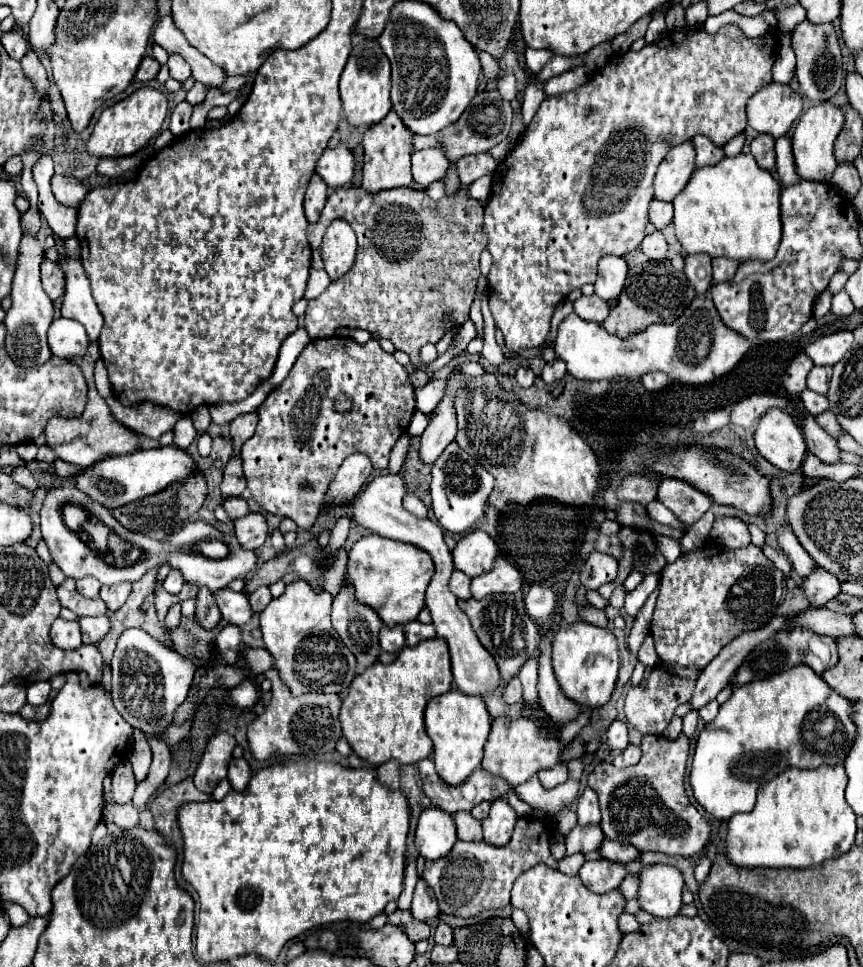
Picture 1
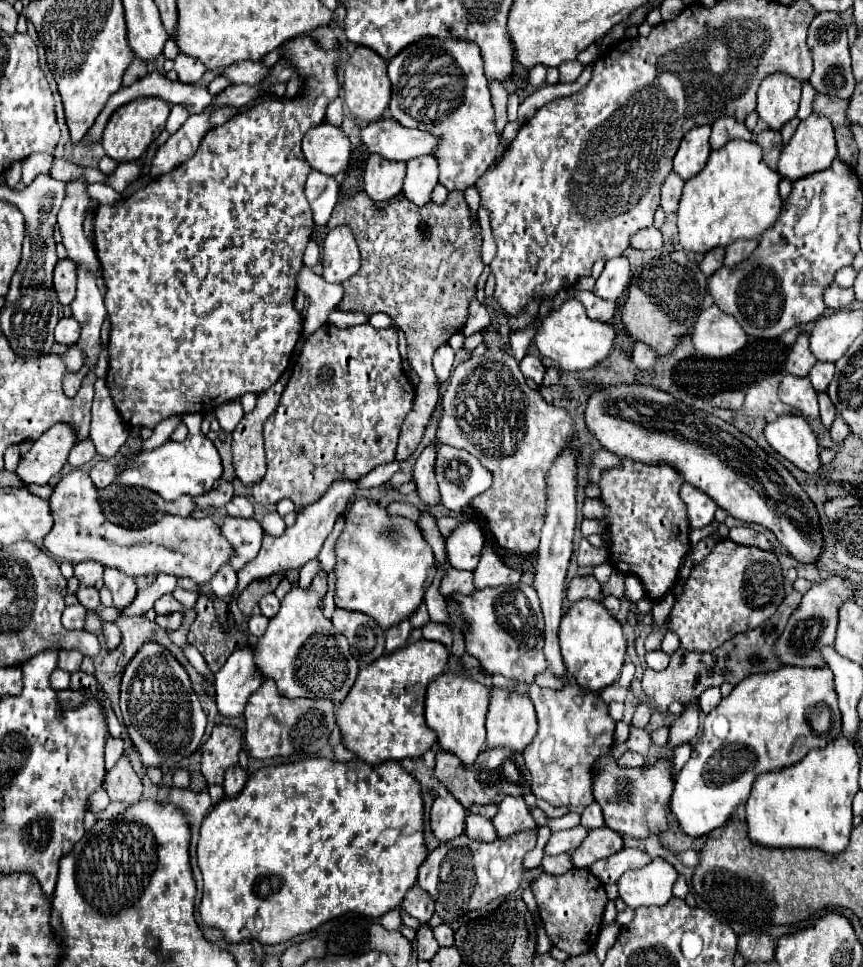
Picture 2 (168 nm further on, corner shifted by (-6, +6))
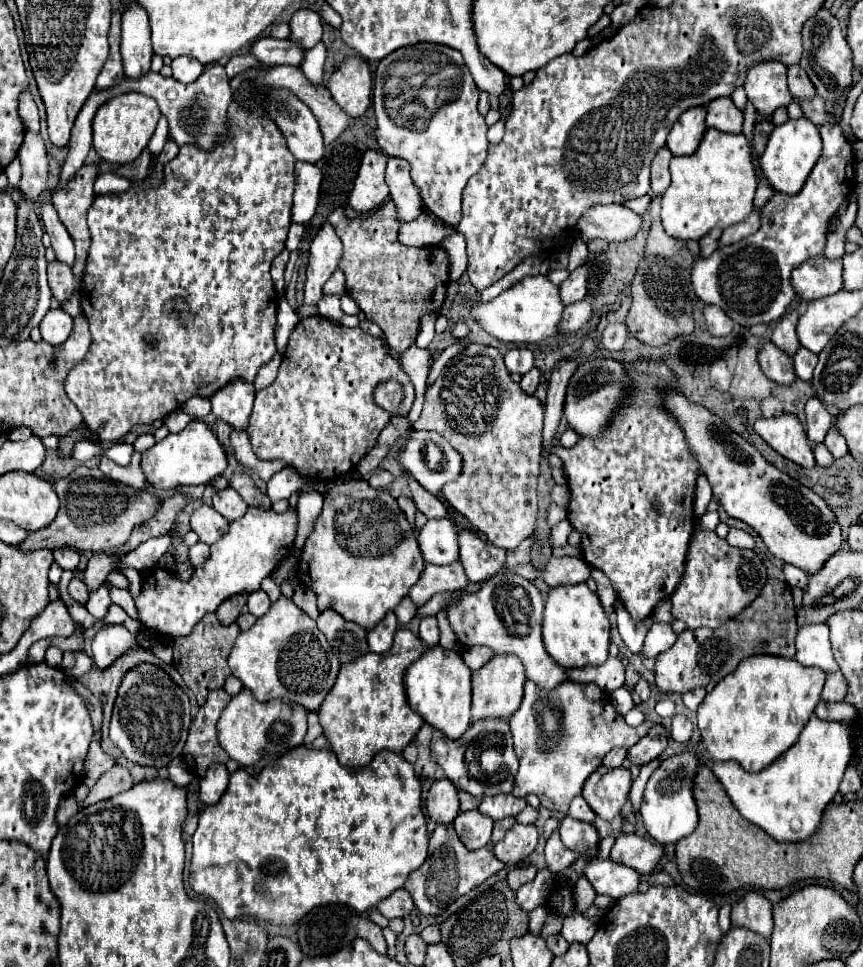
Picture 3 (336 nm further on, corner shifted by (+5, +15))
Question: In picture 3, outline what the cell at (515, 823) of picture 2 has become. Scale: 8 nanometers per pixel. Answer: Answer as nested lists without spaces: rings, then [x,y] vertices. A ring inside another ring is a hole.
[[[491,795],[491,797],[483,797],[479,811],[487,817],[491,817],[493,821],[497,819],[505,819],[505,817],[515,817],[521,809],[525,807],[523,799],[517,799],[515,795]]]

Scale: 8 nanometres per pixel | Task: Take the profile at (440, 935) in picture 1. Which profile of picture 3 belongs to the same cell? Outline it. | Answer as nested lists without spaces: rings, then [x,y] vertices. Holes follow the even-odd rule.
[[[427,925],[423,931],[421,931],[421,939],[425,943],[439,943],[441,941],[441,933],[439,933],[439,925]]]

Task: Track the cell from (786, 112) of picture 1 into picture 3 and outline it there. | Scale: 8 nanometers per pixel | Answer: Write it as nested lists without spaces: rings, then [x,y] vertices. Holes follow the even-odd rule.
[[[763,61],[747,71],[743,85],[755,111],[771,117],[775,109],[787,107],[793,97],[787,89],[787,67],[779,61]]]

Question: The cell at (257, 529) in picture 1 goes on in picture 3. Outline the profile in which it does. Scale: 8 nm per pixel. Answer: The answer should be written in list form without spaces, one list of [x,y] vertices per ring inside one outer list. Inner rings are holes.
[[[201,505],[191,515],[191,529],[199,535],[203,543],[213,545],[215,541],[219,541],[219,537],[223,537],[223,533],[227,533],[229,521],[221,513],[217,513],[213,507]]]

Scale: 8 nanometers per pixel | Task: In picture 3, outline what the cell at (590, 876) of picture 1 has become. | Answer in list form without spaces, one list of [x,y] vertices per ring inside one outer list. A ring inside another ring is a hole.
[[[623,833],[615,839],[609,859],[615,863],[633,867],[645,875],[655,869],[661,855],[663,855],[663,849],[659,845],[653,845],[635,833]]]

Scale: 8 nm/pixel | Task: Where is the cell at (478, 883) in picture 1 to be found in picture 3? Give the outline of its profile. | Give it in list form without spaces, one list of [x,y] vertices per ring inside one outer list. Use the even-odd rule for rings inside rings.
[[[507,817],[503,821],[493,823],[493,835],[491,841],[477,851],[465,849],[459,835],[453,831],[453,827],[447,829],[447,825],[437,825],[437,829],[431,833],[429,839],[429,853],[425,863],[409,873],[409,879],[405,883],[405,889],[411,893],[417,909],[423,915],[441,915],[453,901],[457,901],[461,895],[467,895],[473,891],[479,883],[489,879],[499,871],[499,859],[493,855],[493,847],[497,841],[505,837],[505,833],[515,825],[517,821],[513,817]]]

